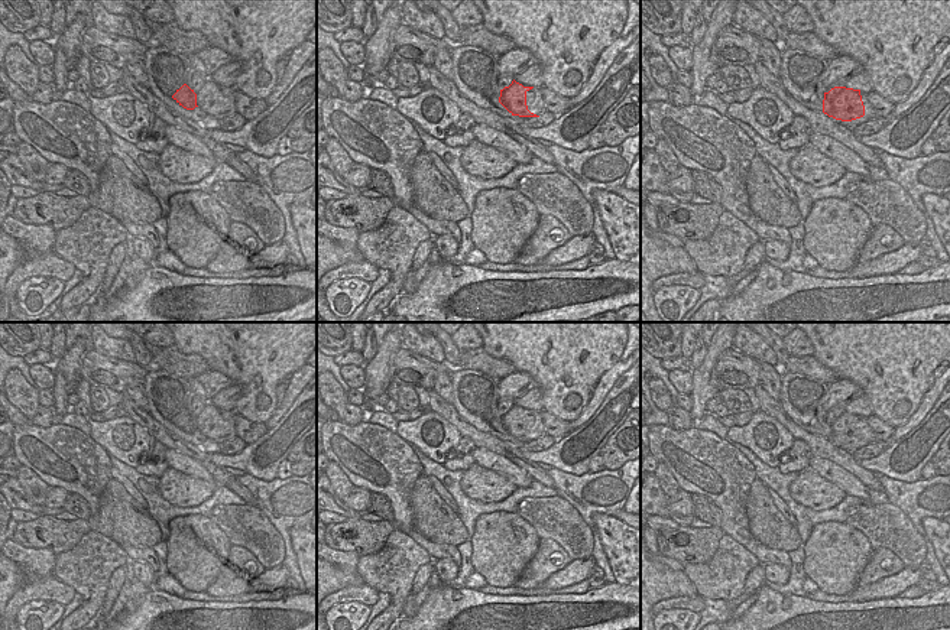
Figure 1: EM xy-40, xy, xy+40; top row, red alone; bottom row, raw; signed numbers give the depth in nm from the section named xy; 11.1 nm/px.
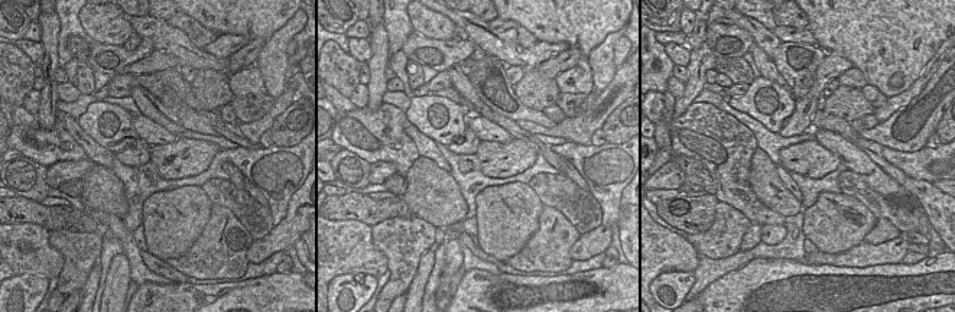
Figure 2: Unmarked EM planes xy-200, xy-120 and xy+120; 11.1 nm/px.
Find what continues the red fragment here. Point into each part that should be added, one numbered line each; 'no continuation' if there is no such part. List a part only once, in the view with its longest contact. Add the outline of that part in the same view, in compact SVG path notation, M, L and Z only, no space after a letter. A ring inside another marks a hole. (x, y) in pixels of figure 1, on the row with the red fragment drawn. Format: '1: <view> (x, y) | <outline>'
1: xy (537, 103) | M541 90L526 91L528 110L539 117L551 117L561 113L558 94L547 97Z

